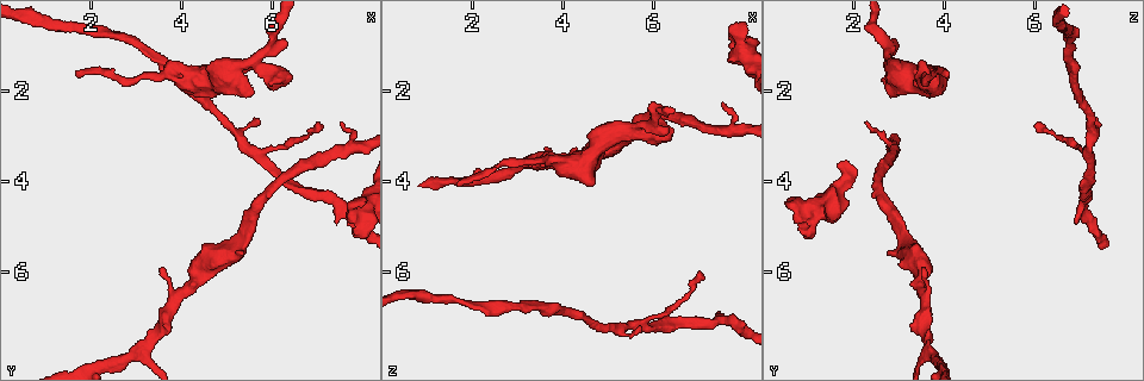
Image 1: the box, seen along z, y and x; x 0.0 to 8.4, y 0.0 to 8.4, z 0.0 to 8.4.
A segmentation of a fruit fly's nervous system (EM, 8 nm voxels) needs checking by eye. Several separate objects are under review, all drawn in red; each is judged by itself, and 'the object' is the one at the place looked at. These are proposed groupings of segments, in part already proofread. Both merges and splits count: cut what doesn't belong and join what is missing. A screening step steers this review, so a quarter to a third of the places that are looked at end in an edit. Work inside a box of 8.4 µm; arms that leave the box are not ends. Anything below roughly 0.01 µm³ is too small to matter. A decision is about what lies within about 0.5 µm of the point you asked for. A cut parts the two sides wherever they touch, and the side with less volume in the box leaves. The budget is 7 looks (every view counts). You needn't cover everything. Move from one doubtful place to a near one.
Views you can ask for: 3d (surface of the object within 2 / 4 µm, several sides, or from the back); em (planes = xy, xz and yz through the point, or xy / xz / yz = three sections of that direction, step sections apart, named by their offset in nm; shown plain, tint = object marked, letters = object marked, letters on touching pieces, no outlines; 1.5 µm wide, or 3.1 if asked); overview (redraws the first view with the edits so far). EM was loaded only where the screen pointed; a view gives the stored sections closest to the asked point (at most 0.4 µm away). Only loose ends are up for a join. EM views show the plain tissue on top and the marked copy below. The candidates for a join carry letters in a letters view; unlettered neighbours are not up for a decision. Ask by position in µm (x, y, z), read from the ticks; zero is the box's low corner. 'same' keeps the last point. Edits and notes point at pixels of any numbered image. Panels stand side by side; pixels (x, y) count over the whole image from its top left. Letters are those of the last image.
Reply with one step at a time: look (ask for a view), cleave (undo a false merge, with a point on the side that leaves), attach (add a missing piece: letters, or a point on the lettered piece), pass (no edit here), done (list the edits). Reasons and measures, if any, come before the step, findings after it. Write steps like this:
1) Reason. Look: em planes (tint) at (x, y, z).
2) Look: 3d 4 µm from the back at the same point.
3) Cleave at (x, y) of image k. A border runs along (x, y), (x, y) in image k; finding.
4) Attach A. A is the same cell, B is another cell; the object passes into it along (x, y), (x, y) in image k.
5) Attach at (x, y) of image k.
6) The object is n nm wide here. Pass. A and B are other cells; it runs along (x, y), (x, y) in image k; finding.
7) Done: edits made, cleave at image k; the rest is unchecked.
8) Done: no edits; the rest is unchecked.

Look: em planes (letters) at (1.65, 1.60, 4.05).

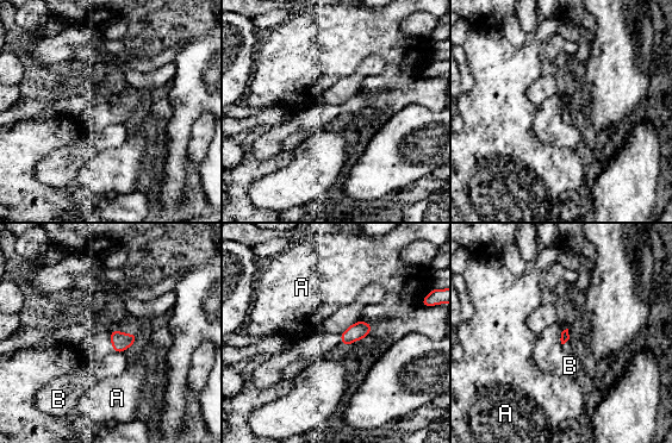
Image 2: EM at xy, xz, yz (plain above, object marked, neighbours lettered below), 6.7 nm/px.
Pass. A and B are other cells; a border runs along (113, 350), (120, 353) in image 2; no lettered piece goes on from it.

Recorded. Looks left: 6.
Free end. Look: em xz step 4 (letters) at (5.60, 2.05, 2.85).

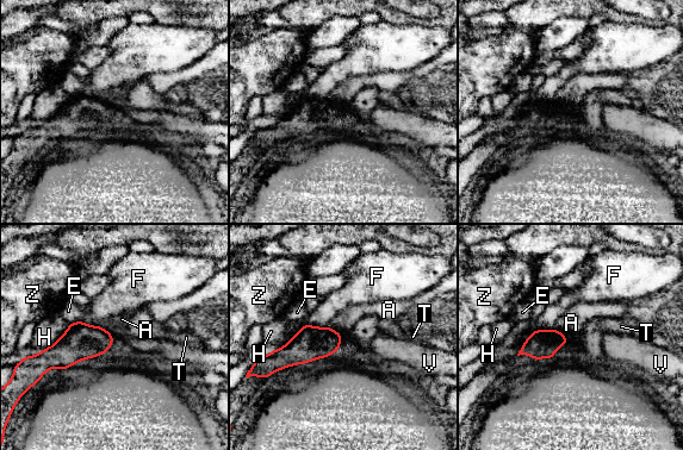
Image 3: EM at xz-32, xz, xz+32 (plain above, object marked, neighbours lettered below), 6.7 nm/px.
The object is 150 nm wide here. Pass. A, E, F, H, T, V and Z are other cells; no lettered piece goes on from it.

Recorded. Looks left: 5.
An open end. Look: em planes (letters) at (7.85, 5.20, 1.05).

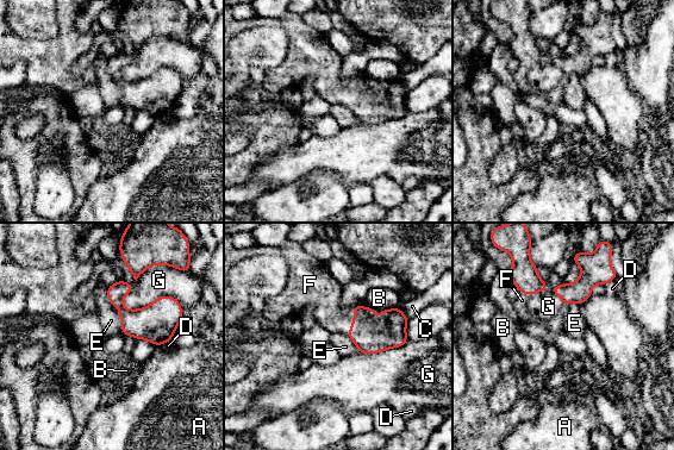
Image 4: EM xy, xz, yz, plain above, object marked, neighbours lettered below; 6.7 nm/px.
Attach F. F is the same cell, A, B, C, D, E and G are other cells; it goes on there.

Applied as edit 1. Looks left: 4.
Done: edits made, attach at image 4; the rest is unchecked.

